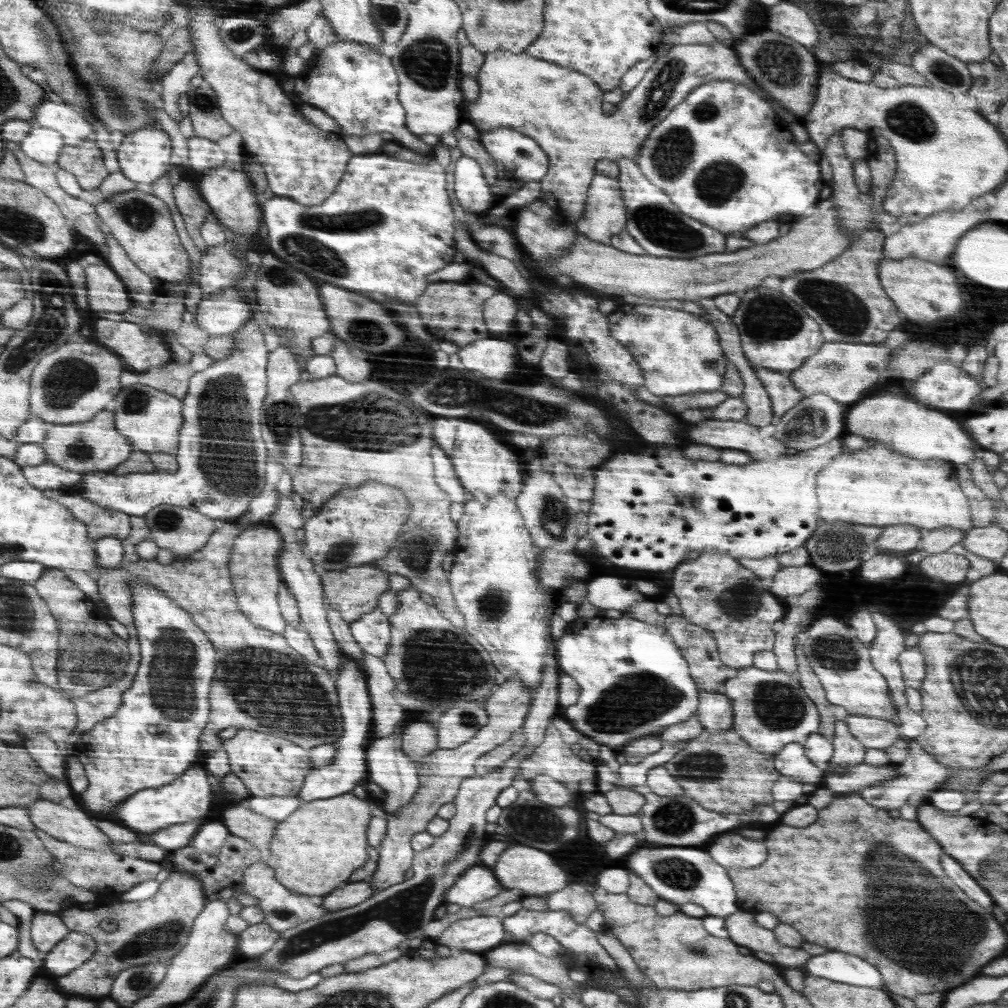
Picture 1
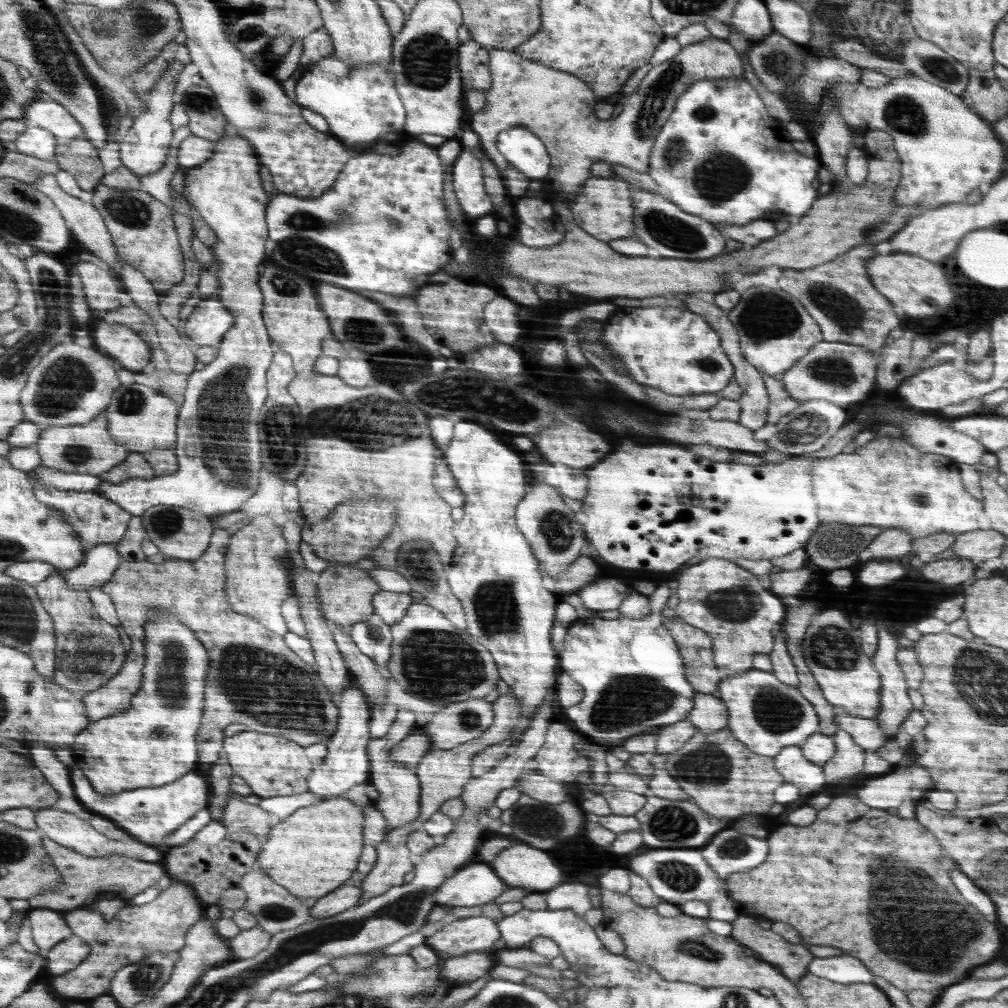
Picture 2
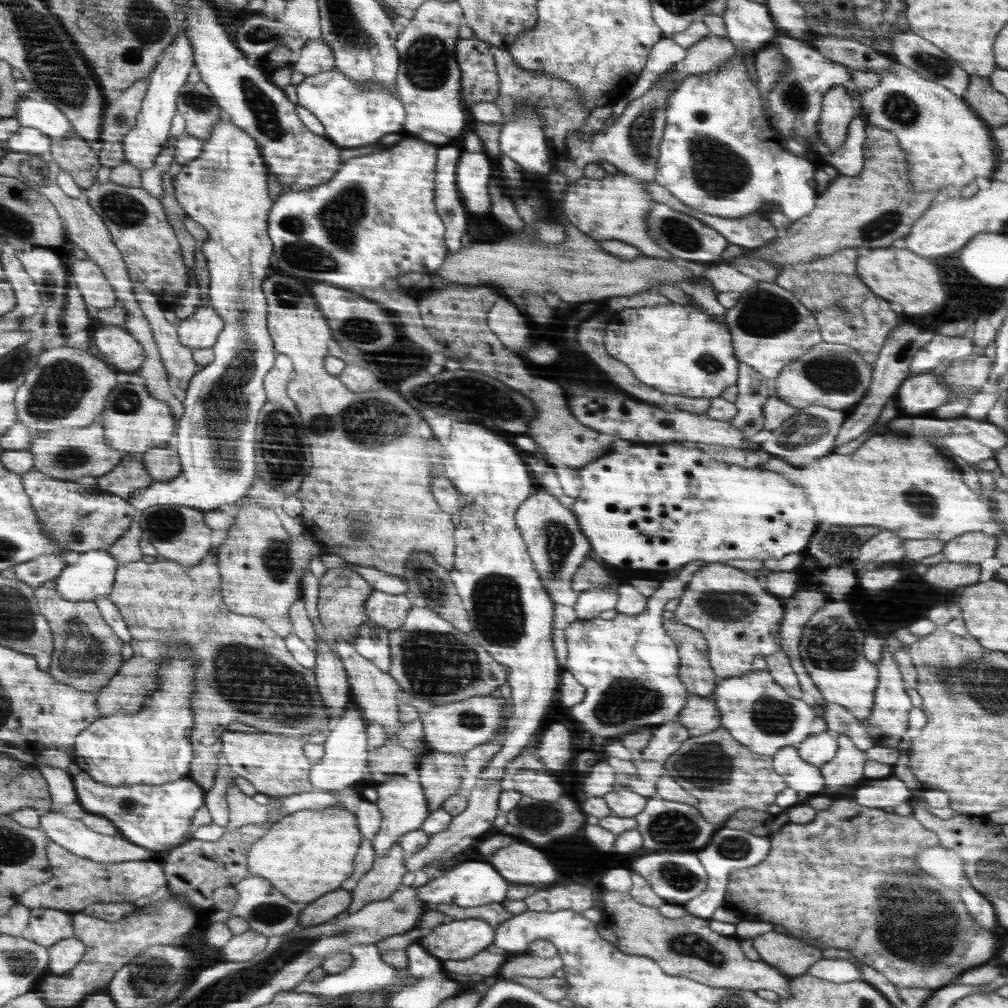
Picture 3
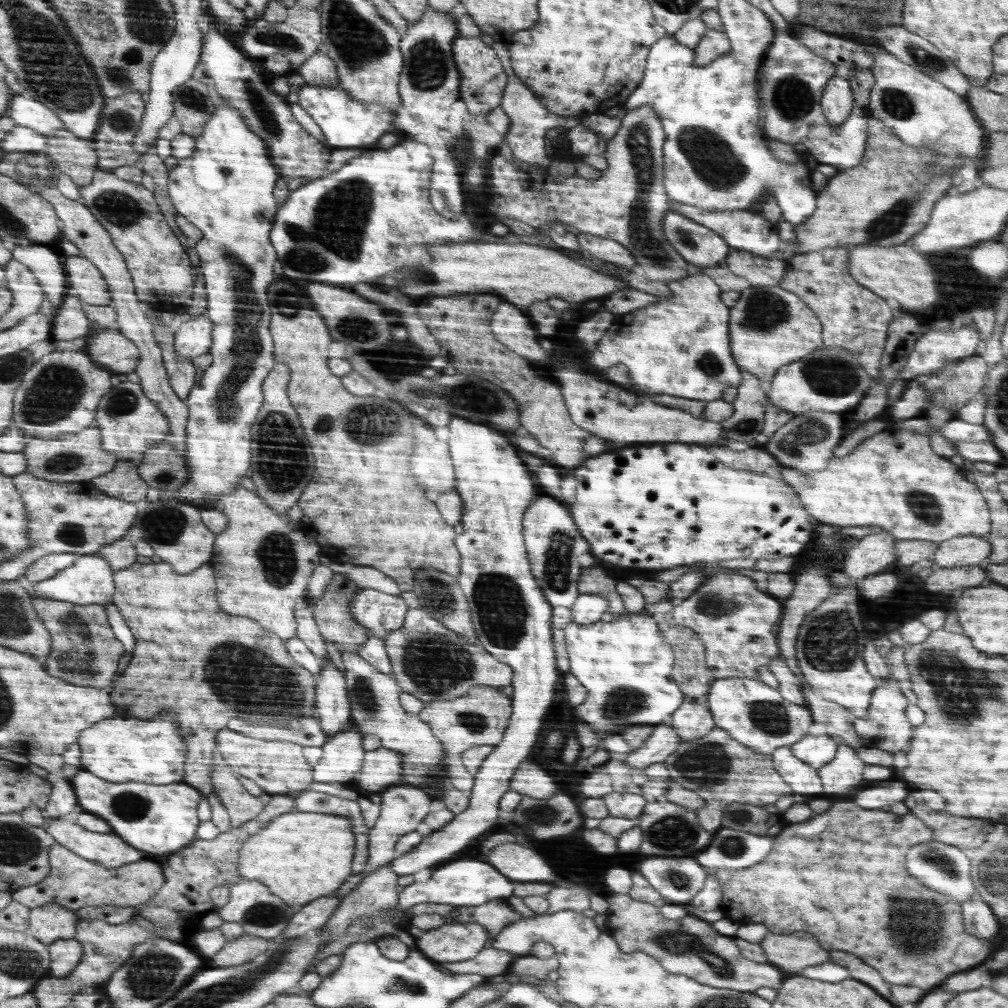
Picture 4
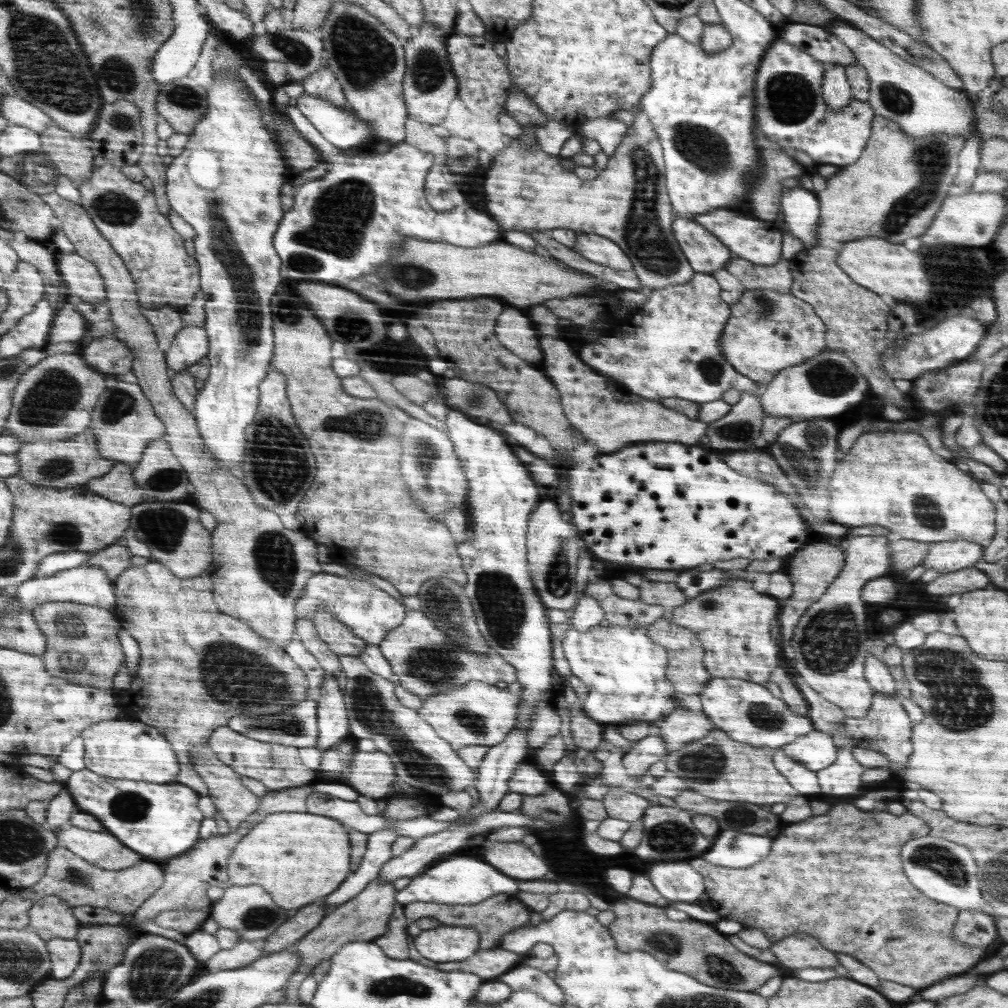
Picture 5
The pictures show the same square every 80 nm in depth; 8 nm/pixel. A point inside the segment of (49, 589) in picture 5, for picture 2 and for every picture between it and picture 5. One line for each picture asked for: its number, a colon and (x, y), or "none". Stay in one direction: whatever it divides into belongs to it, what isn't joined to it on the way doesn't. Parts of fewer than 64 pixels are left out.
2: (100, 562)
3: (91, 574)
4: (90, 580)

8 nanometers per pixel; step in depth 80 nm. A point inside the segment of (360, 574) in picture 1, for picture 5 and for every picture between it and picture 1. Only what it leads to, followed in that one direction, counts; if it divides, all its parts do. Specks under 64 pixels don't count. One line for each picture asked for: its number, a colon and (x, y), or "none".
2: (345, 594)
3: (343, 592)
4: (331, 612)
5: (340, 639)

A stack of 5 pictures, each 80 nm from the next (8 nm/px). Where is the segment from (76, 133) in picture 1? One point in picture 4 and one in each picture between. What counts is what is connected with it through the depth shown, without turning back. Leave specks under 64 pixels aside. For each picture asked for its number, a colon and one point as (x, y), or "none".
2: (50, 115)
3: (40, 114)
4: (26, 112)

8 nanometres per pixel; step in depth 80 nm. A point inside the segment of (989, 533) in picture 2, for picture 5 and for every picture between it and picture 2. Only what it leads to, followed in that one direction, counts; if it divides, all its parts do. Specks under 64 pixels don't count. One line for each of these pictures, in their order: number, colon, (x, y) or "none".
3: (974, 547)
4: (964, 550)
5: (948, 556)

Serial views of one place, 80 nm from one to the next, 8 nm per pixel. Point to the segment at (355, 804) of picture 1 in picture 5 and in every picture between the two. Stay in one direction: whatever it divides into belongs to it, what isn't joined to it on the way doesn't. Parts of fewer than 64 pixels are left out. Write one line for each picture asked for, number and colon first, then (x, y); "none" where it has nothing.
2: (312, 852)
3: (305, 856)
4: (300, 857)
5: (317, 861)

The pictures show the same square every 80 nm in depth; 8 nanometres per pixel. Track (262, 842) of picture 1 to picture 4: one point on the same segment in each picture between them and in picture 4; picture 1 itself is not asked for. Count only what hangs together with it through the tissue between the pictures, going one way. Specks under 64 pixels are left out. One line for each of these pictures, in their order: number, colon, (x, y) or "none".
2: (239, 816)
3: (243, 810)
4: (241, 806)

